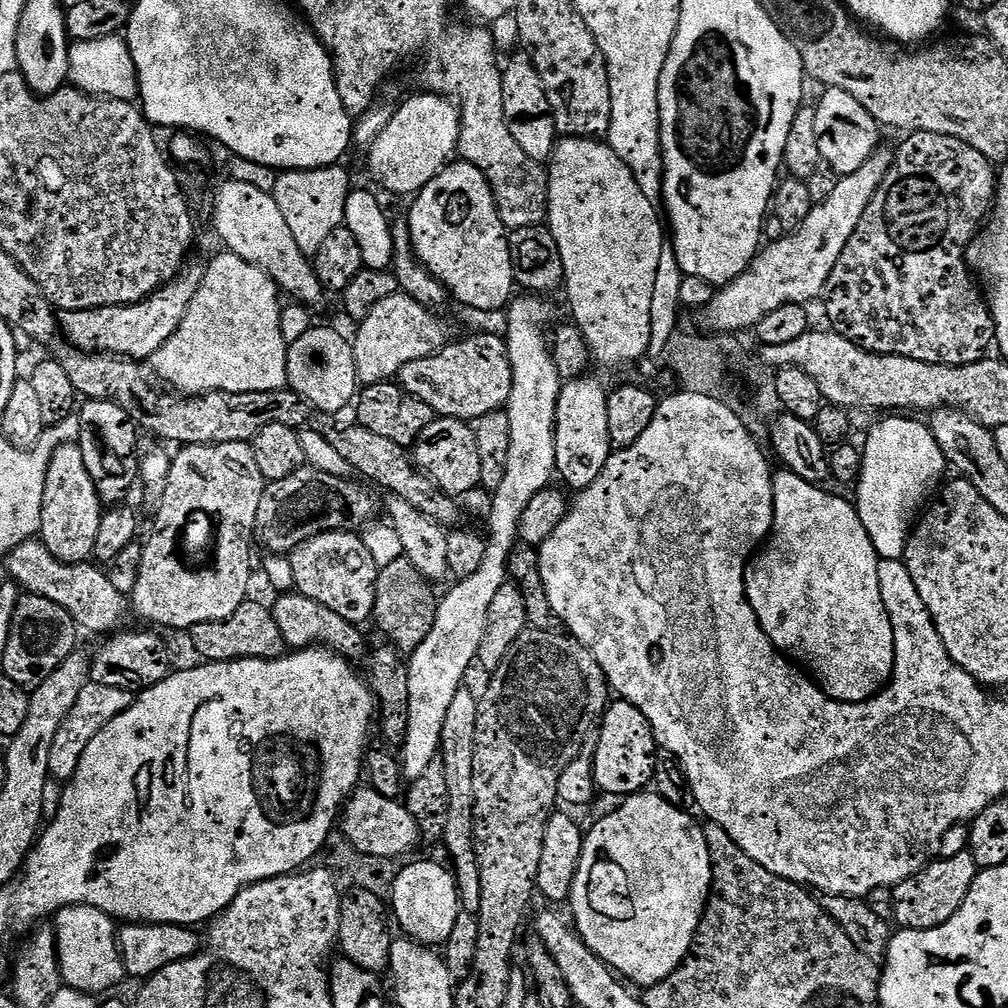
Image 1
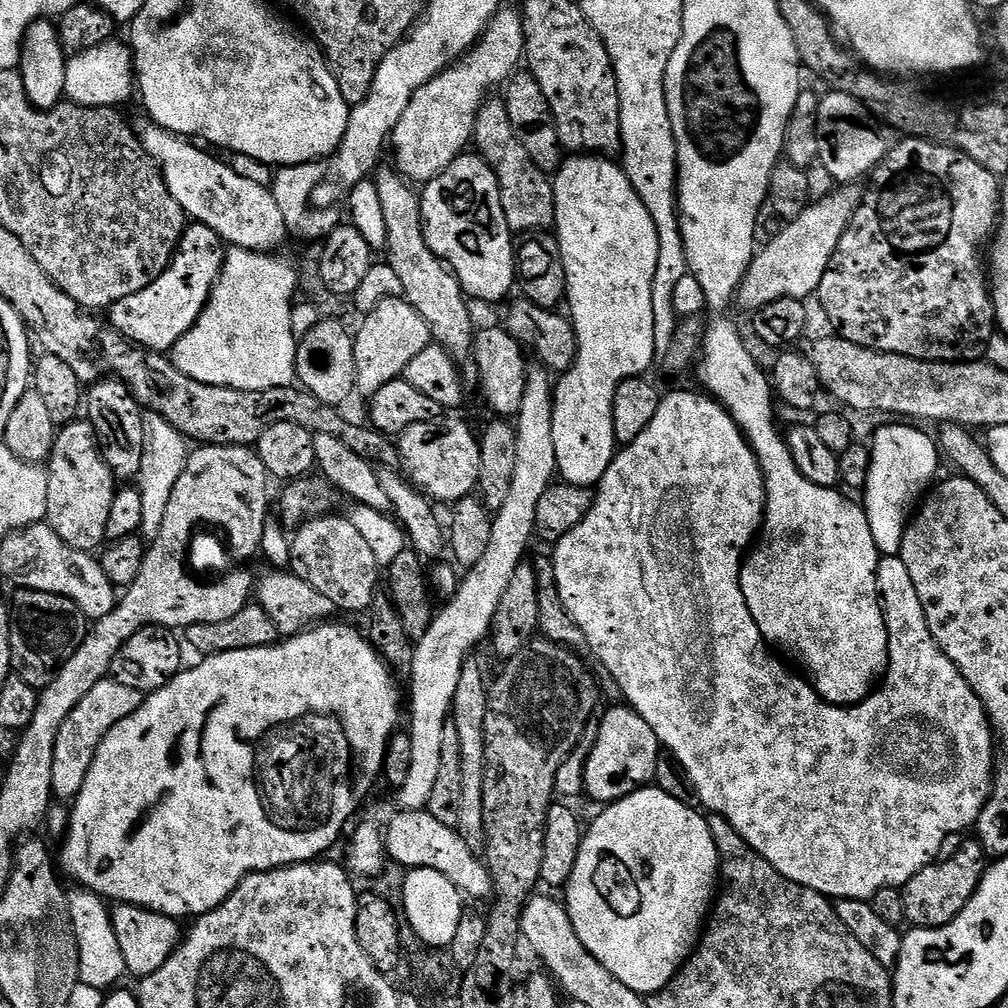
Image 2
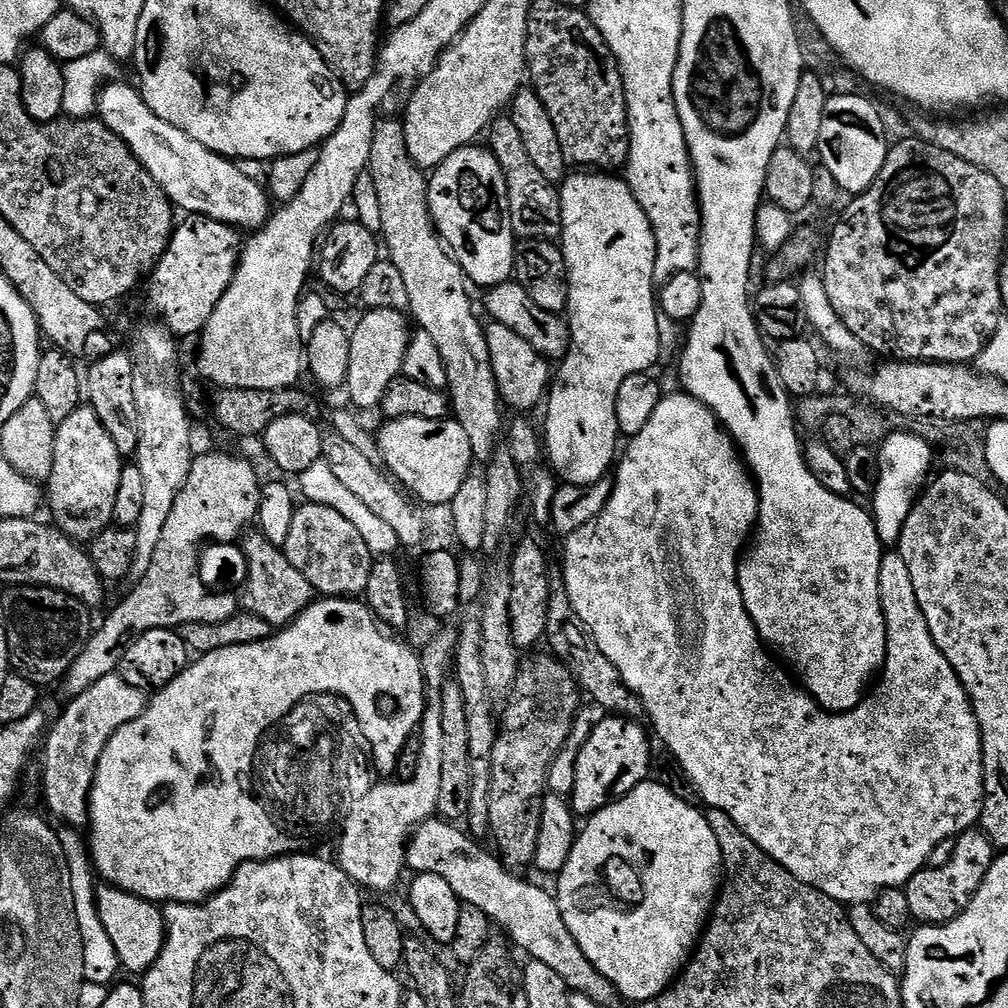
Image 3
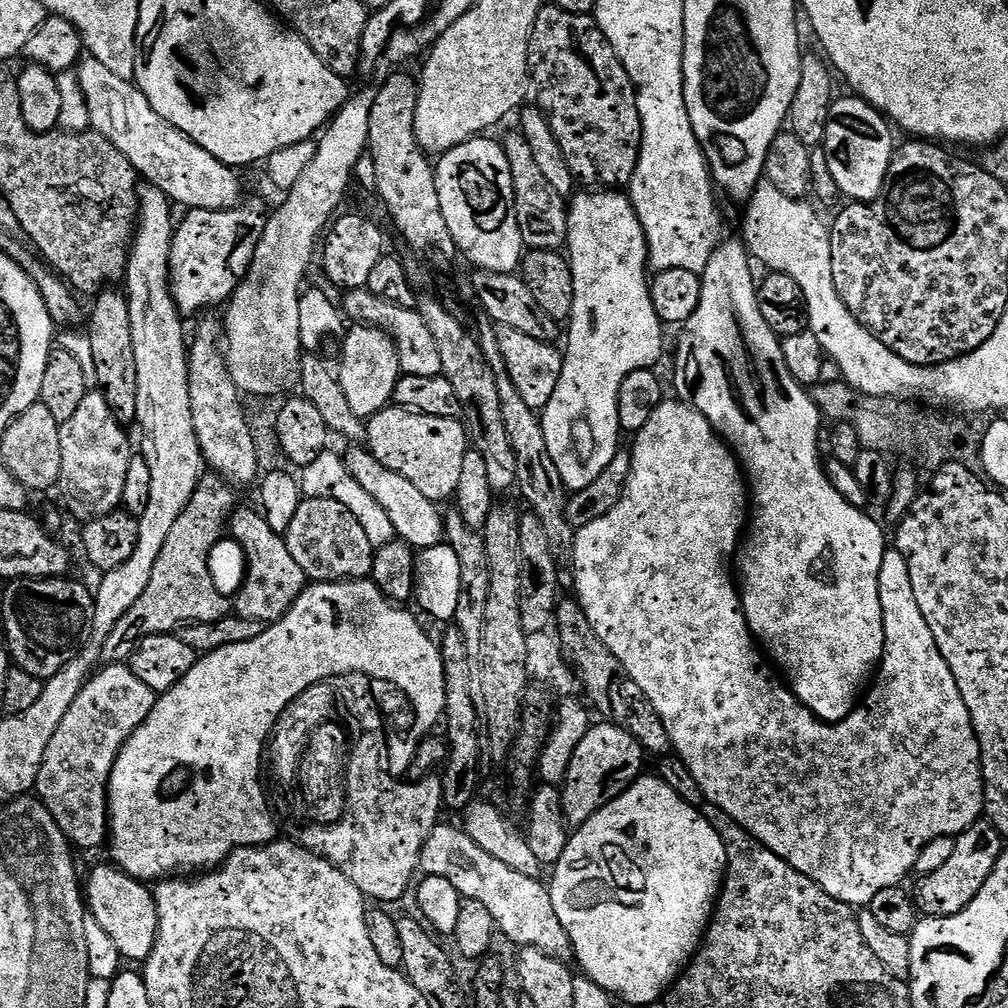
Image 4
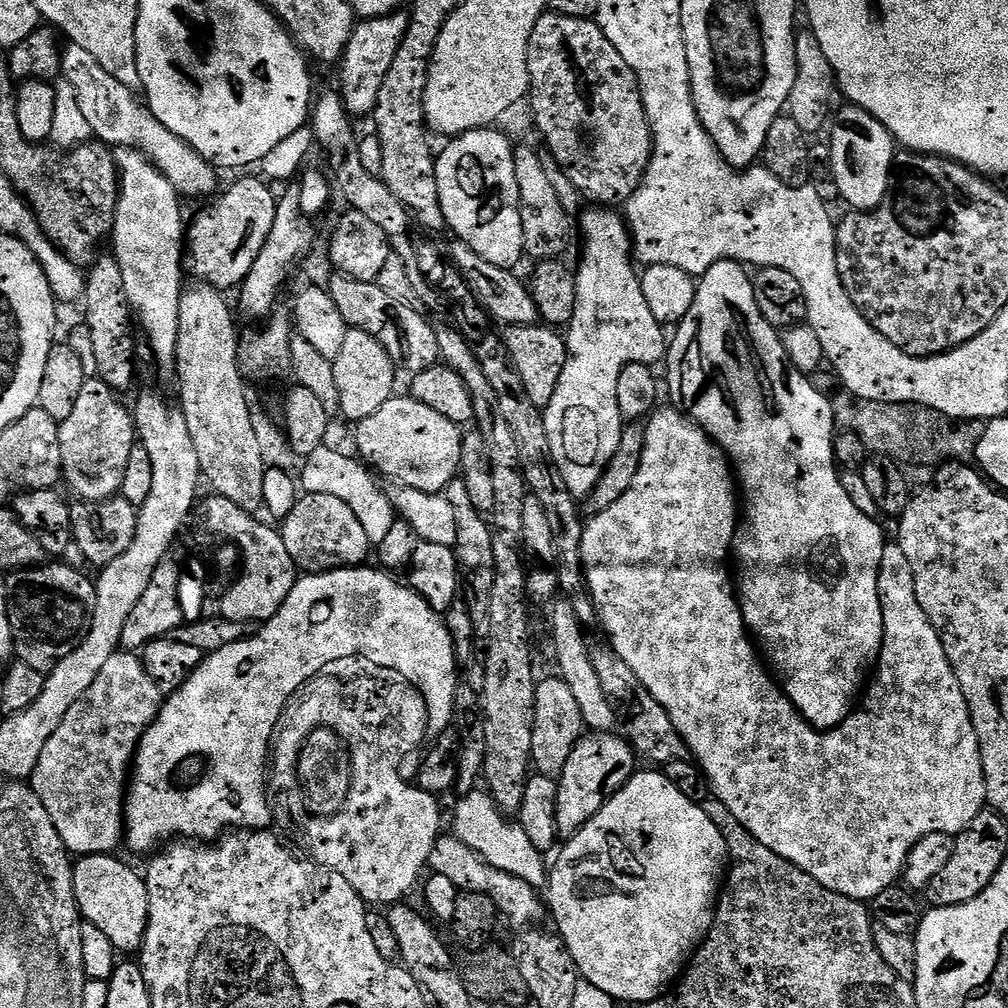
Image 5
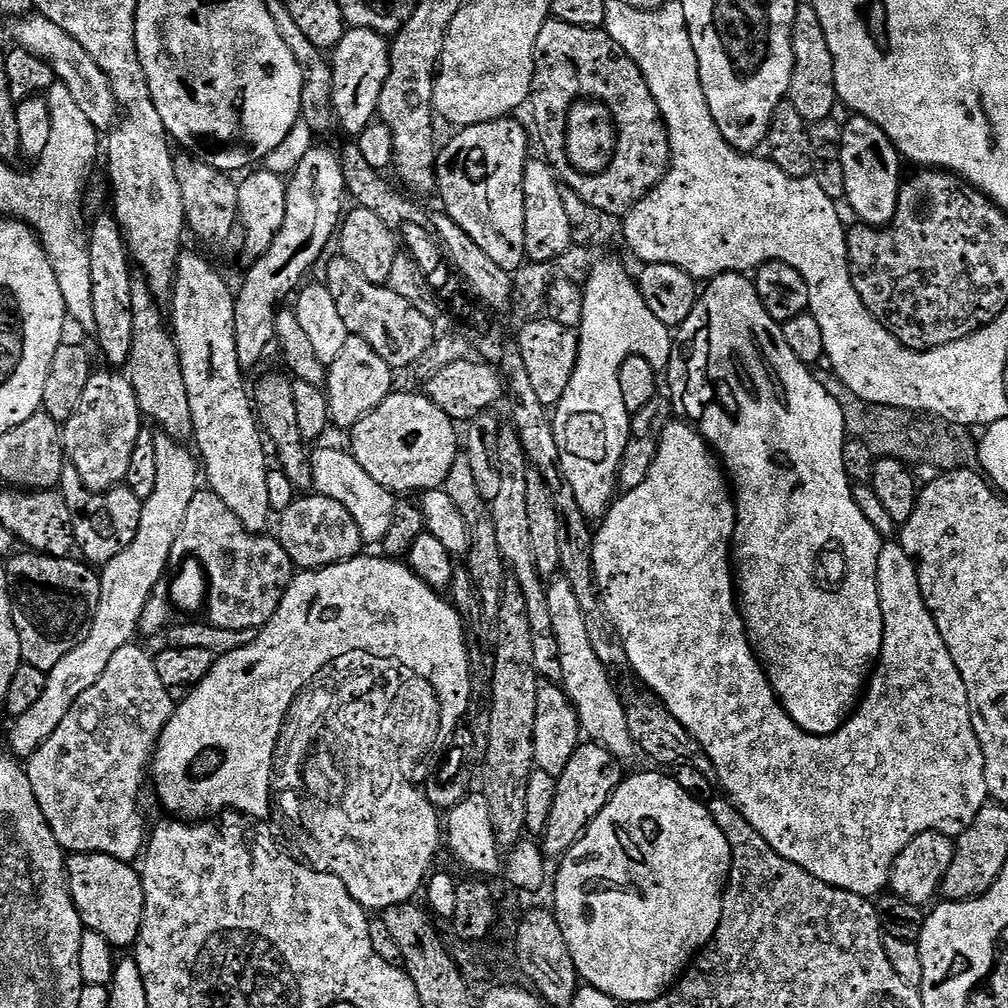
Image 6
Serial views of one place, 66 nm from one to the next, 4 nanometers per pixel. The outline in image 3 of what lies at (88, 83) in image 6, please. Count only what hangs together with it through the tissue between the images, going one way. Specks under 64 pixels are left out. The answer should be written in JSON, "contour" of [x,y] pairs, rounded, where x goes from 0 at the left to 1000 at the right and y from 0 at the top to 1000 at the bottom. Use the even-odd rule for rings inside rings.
{"contour":[[[116,79],[105,83],[96,95],[97,117],[121,137],[130,151],[157,181],[176,207],[196,214],[207,214],[235,228],[257,228],[268,213],[268,194],[254,179],[249,179],[233,160],[200,145],[184,130],[159,117],[143,99],[138,88]]]}

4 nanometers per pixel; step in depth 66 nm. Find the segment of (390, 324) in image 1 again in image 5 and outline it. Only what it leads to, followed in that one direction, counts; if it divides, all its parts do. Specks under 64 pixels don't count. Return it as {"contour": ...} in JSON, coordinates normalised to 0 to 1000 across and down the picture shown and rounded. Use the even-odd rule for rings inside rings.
{"contour":[[[356,324],[346,325],[343,331],[343,339],[339,339],[339,347],[335,347],[333,356],[329,358],[329,363],[332,382],[335,383],[335,390],[338,395],[336,412],[349,417],[348,419],[356,419],[367,415],[367,411],[371,411],[371,407],[377,406],[378,403],[383,403],[383,399],[389,396],[394,388],[393,372],[395,372],[395,366],[390,361],[387,351],[370,335],[368,329],[361,329]]]}

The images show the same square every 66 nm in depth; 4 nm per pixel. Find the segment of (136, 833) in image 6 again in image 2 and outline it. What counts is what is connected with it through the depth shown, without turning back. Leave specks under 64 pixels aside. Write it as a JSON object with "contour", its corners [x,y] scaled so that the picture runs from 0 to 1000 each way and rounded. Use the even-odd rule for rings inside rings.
{"contour":[[[104,673],[81,692],[81,696],[77,696],[77,700],[73,700],[73,704],[69,704],[69,712],[62,716],[62,724],[58,724],[58,736],[54,736],[52,788],[57,795],[70,796],[75,793],[77,784],[81,784],[81,776],[85,776],[89,756],[93,756],[93,748],[101,732],[105,732],[105,728],[109,728],[109,724],[113,724],[121,712],[129,712],[129,708],[133,708],[133,704],[137,704],[144,693],[144,688],[132,685],[129,681],[121,681],[121,677],[116,675]]]}

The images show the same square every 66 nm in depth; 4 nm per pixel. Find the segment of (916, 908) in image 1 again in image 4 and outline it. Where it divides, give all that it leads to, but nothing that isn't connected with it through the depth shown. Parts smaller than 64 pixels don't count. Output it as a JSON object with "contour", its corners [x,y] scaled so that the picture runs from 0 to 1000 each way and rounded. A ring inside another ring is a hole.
{"contour":[[[979,812],[965,815],[957,825],[947,830],[947,835],[946,847],[942,847],[941,853],[936,859],[927,863],[927,867],[919,867],[910,872],[907,892],[914,910],[938,911],[958,903],[958,899],[966,895],[974,879],[978,879],[990,851],[998,844],[997,830],[992,828]]]}

